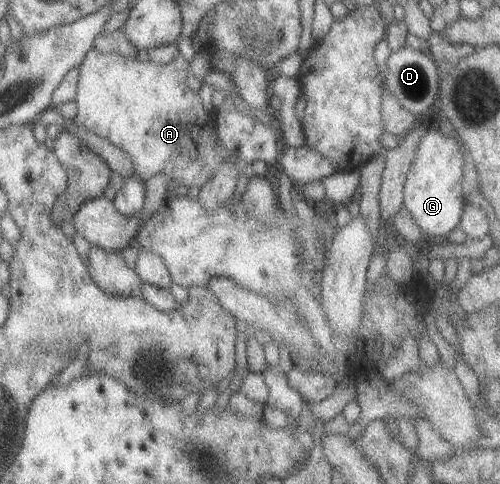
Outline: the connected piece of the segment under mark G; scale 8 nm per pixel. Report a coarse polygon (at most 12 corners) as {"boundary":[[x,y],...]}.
{"boundary":[[432,128],[405,175],[403,207],[424,242],[463,206],[457,137]]}

